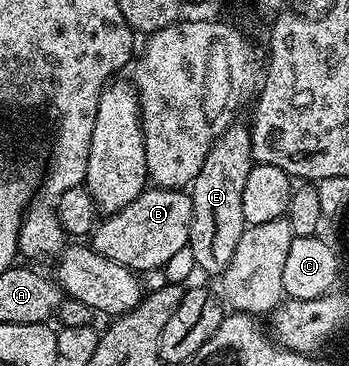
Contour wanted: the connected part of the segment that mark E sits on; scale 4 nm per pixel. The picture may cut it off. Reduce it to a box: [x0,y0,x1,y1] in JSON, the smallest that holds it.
[187,120,252,275]

